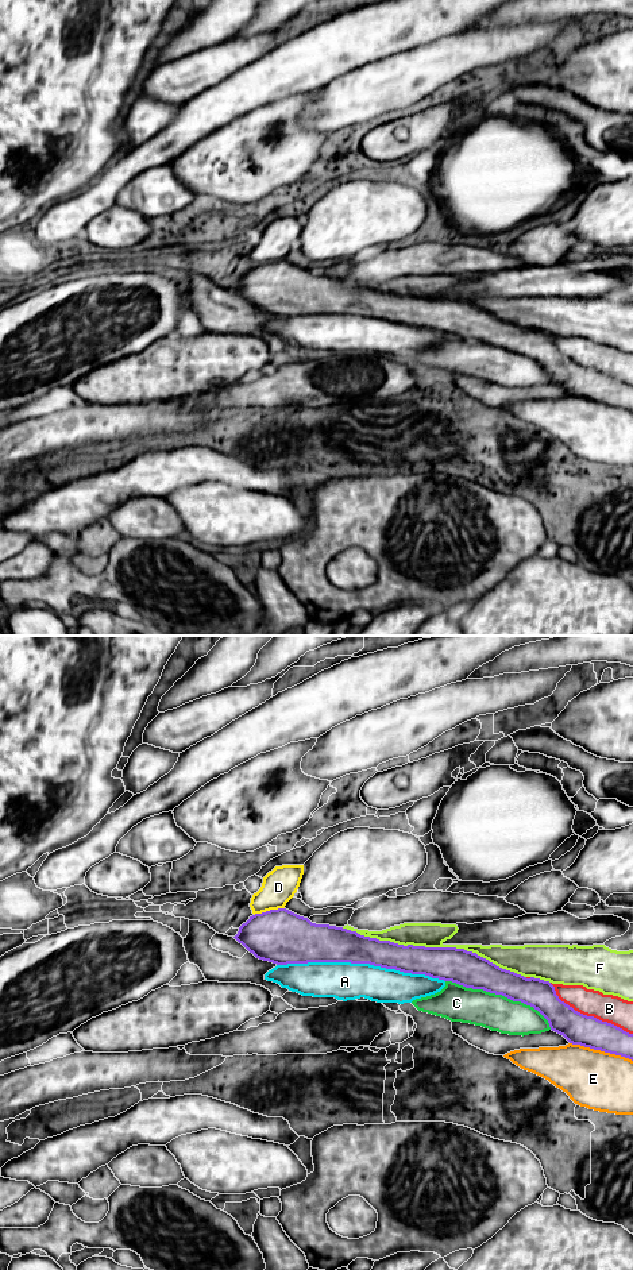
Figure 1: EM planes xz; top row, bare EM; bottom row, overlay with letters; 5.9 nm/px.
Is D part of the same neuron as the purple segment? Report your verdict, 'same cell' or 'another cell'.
another cell

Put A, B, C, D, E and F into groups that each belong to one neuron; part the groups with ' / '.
A C / B / D / E / F

